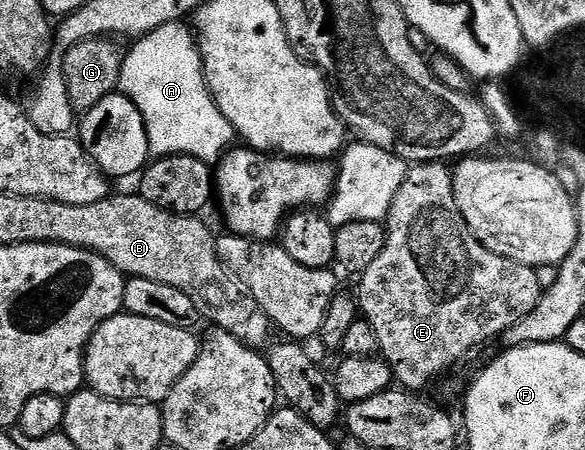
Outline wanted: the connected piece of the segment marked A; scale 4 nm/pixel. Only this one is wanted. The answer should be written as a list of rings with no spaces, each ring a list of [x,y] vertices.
[[[185,21],[169,22],[137,39],[130,54],[128,50],[122,59],[118,90],[136,104],[146,125],[151,155],[187,154],[217,164],[235,145],[236,135],[214,103],[206,85],[200,43],[195,31],[186,25]]]

